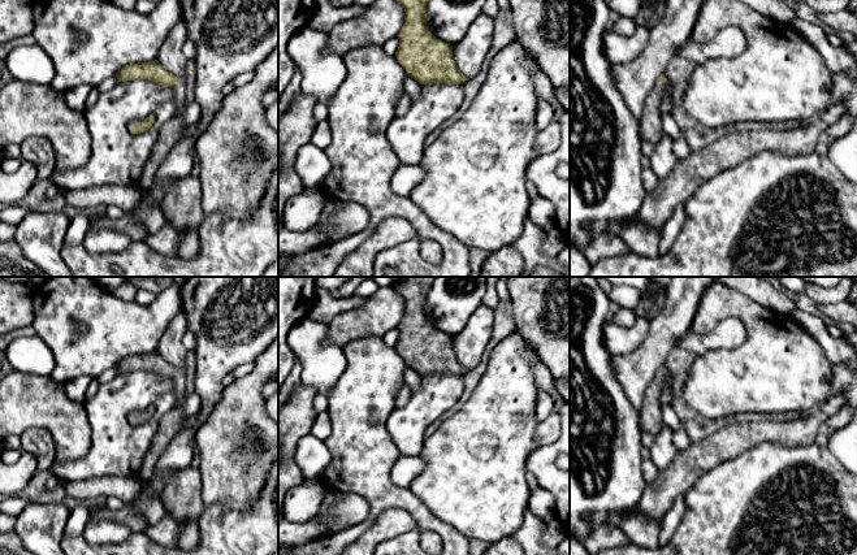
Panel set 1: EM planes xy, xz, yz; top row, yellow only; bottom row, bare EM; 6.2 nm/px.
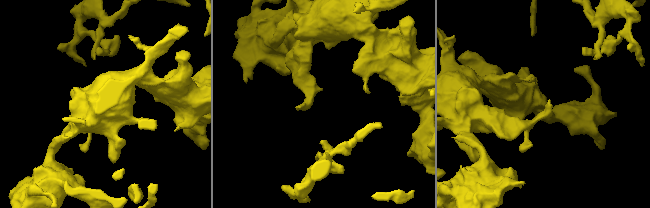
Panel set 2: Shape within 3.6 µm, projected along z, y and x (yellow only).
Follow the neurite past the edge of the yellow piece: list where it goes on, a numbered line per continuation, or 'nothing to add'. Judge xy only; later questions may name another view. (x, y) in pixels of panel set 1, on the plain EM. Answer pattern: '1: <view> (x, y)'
1: xy (173, 421)

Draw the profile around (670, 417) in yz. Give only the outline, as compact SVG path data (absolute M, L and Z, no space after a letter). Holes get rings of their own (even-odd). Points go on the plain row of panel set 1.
M662 406L662 417L665 425L671 428L674 433L680 429L681 421L671 406Z

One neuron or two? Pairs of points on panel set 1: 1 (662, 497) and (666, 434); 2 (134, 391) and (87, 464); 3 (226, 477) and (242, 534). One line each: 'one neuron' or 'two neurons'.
1: two neurons
2: one neuron
3: two neurons

